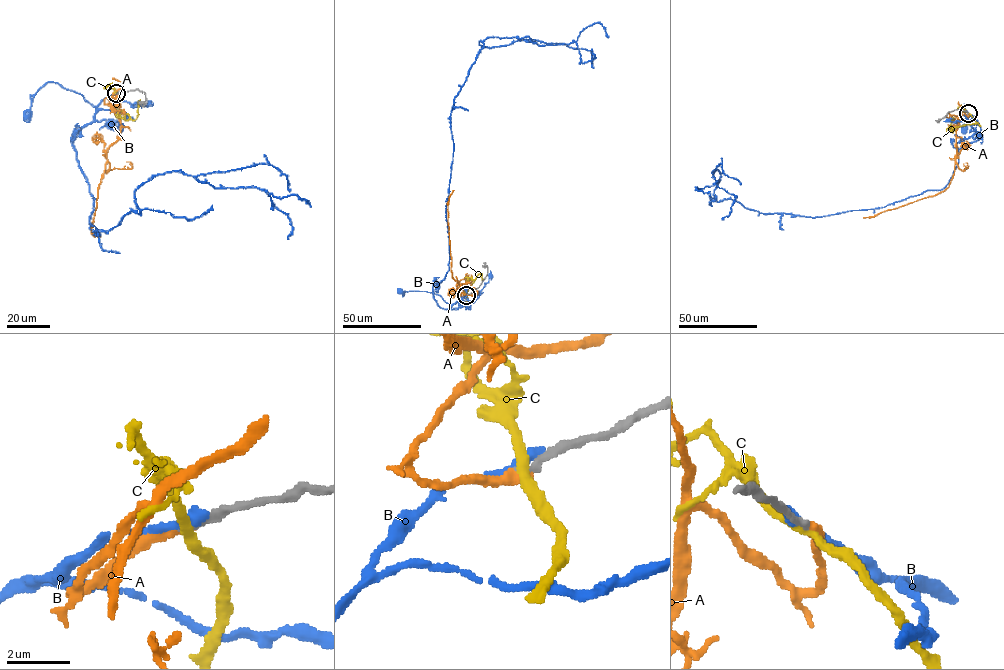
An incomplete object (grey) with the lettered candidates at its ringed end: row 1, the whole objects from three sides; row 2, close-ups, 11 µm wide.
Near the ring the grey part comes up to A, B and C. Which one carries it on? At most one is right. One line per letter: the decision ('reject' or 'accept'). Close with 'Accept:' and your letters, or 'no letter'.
A: accept
B: reject
C: reject
Accept: A

